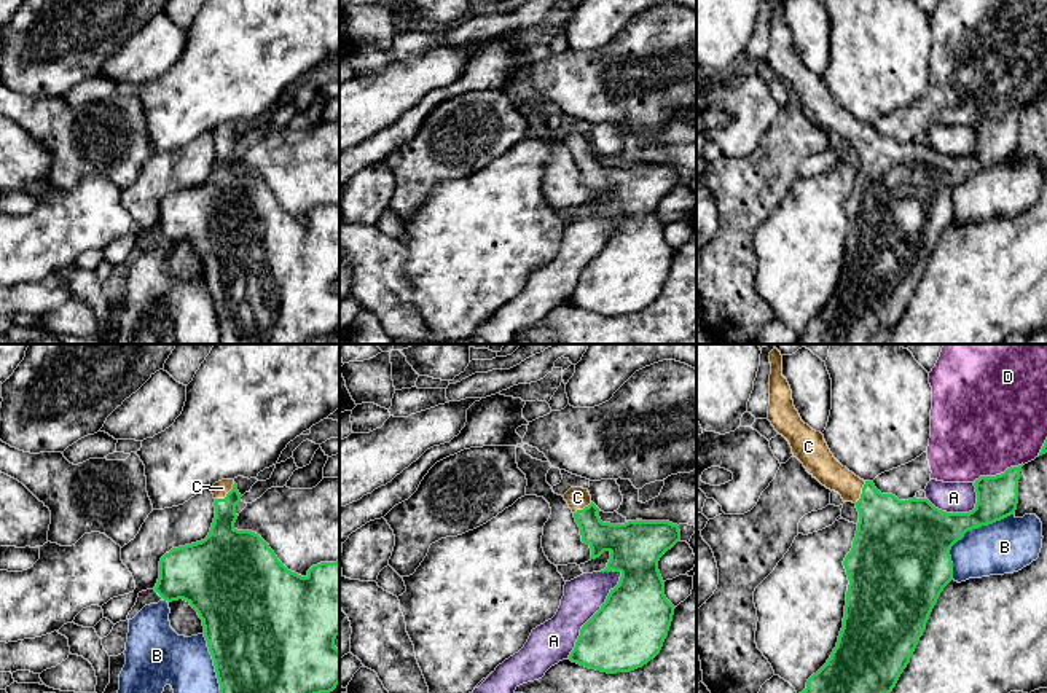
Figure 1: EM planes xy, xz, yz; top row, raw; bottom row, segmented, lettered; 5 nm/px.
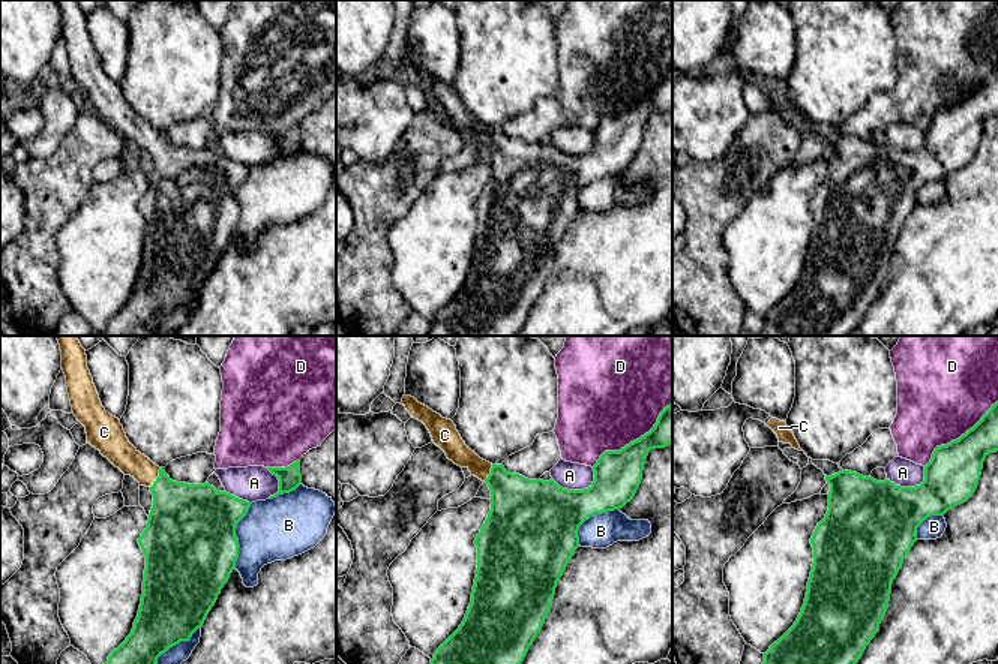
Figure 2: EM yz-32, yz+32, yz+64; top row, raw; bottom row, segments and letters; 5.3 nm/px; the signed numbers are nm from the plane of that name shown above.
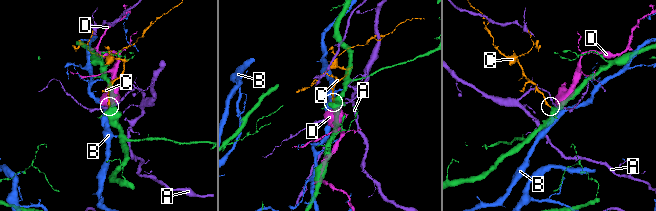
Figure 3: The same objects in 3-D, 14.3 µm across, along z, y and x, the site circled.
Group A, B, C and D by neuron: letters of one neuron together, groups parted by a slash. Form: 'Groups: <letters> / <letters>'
Groups: A / B / C / D

